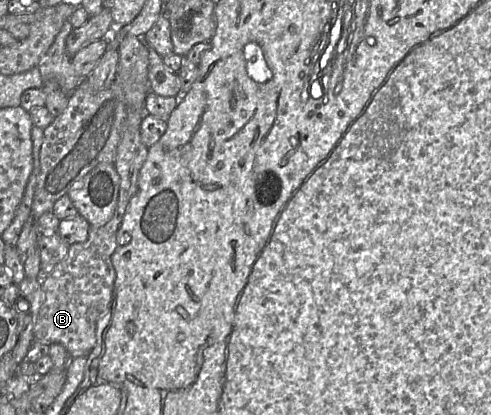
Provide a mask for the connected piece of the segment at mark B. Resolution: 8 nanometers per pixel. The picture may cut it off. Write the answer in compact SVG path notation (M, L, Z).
M91 226L88 239L69 246L67 256L41 282L43 304L34 327L34 342L49 346L58 343L64 346L72 358L87 357L96 344L96 325L105 312L112 297L115 268L112 255L117 247L116 232L108 231L105 226Z

